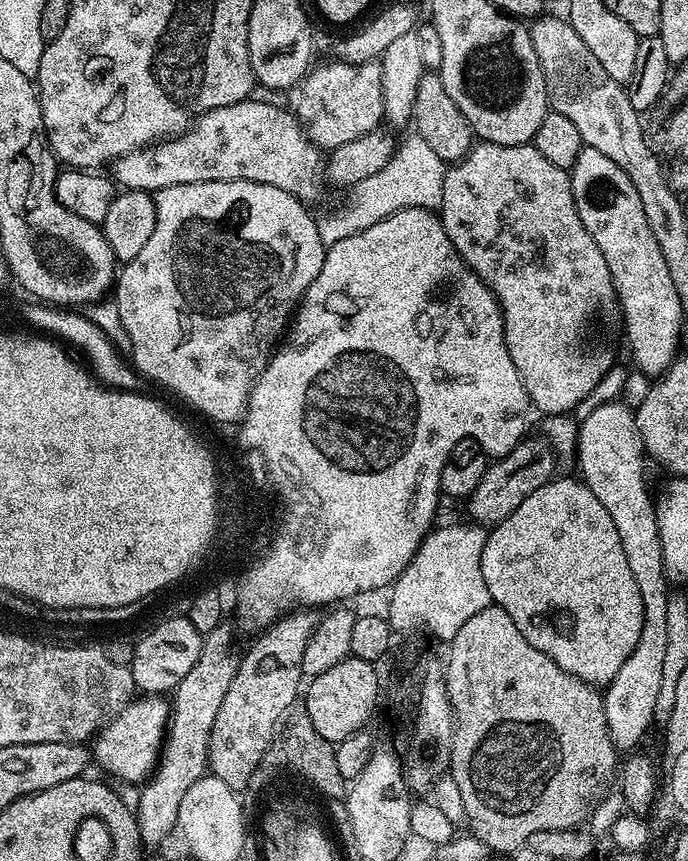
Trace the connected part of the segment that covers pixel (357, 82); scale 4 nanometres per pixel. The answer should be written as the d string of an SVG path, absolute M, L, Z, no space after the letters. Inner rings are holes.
M379 63L370 64L324 64L321 68L313 67L299 85L300 101L294 105L294 111L300 117L304 132L321 150L331 150L343 146L345 142L354 142L362 134L370 134L381 127L384 120L384 103L382 102L382 70Z

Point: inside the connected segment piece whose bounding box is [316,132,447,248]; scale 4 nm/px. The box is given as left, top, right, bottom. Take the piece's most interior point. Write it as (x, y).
(414, 178)

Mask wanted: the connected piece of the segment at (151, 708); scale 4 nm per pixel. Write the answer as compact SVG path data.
M144 694L133 698L106 727L96 733L90 748L91 755L95 763L97 760L110 775L139 785L152 775L162 755L169 723L170 704L163 695Z

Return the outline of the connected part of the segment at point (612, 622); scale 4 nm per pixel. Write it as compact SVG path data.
M553 478L538 486L514 514L495 525L487 533L481 568L491 603L514 618L514 626L522 630L522 638L534 650L542 650L542 654L558 662L566 674L574 674L582 682L609 685L638 645L644 612L642 594L630 574L612 517L580 478Z

